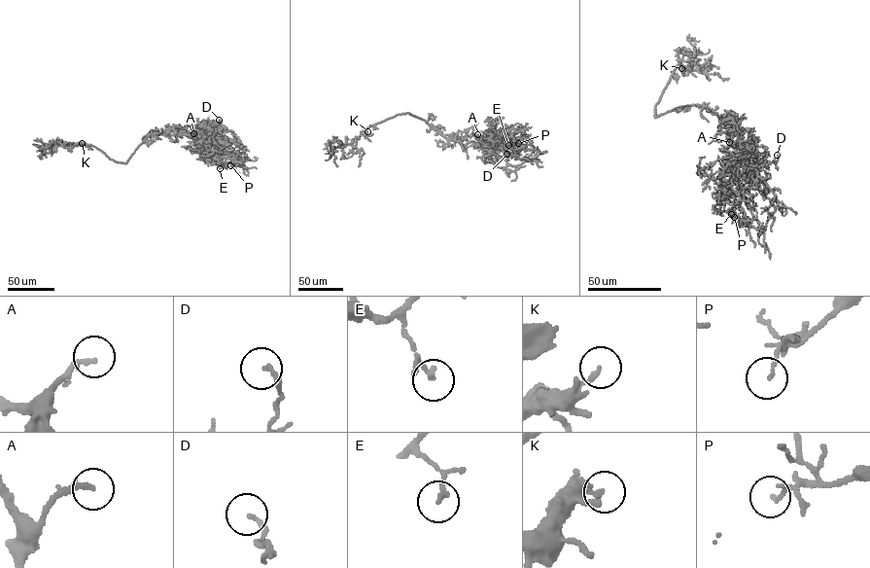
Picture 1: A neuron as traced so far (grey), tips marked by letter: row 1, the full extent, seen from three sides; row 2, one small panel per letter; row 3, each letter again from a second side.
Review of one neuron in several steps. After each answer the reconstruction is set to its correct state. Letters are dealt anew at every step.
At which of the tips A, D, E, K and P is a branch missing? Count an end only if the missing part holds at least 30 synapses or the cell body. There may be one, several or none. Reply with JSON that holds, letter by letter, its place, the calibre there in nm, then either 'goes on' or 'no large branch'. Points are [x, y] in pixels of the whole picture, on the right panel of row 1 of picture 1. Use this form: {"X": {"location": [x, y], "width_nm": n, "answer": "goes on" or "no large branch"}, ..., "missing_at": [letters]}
{"A": {"location": [729, 142], "width_nm": 170, "answer": "no large branch"}, "D": {"location": [777, 155], "width_nm": 190, "answer": "no large branch"}, "E": {"location": [731, 214], "width_nm": 170, "answer": "no large branch"}, "K": {"location": [681, 68], "width_nm": 180, "answer": "no large branch"}, "P": {"location": [734, 217], "width_nm": 100, "answer": "no large branch"}, "missing_at": []}

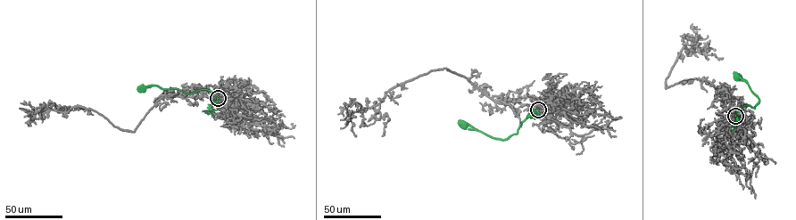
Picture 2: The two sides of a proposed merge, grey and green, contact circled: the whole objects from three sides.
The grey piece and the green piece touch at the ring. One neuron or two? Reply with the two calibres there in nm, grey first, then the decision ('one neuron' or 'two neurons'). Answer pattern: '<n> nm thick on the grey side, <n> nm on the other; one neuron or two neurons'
850 nm thick on the grey side, 500 nm on the other; one neuron

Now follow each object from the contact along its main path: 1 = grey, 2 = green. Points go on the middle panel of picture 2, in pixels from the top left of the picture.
1: (538, 110), (509, 93), (494, 101), (443, 68), (352, 112), (356, 136)
2: (538, 110), (522, 121), (516, 134), (502, 140), (491, 137), (463, 123)

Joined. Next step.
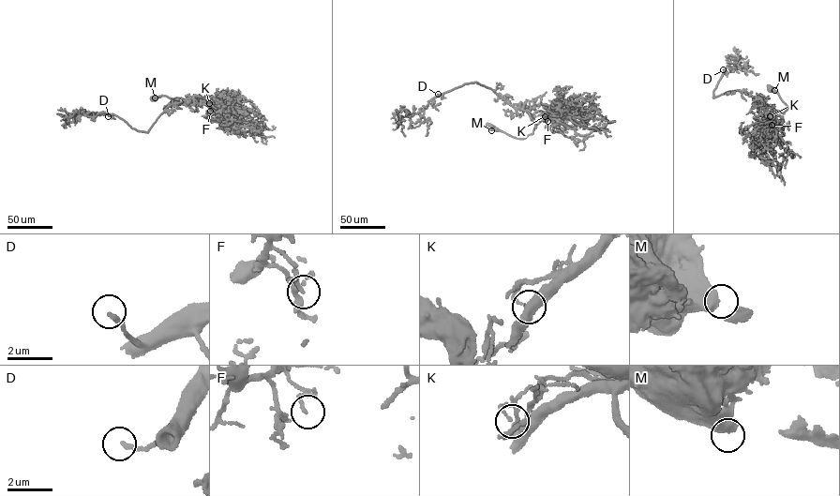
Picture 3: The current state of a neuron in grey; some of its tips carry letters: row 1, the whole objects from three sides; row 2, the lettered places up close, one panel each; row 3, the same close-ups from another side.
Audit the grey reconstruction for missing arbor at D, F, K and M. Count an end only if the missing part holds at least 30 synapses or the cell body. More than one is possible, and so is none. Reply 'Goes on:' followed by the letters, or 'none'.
Goes on: D

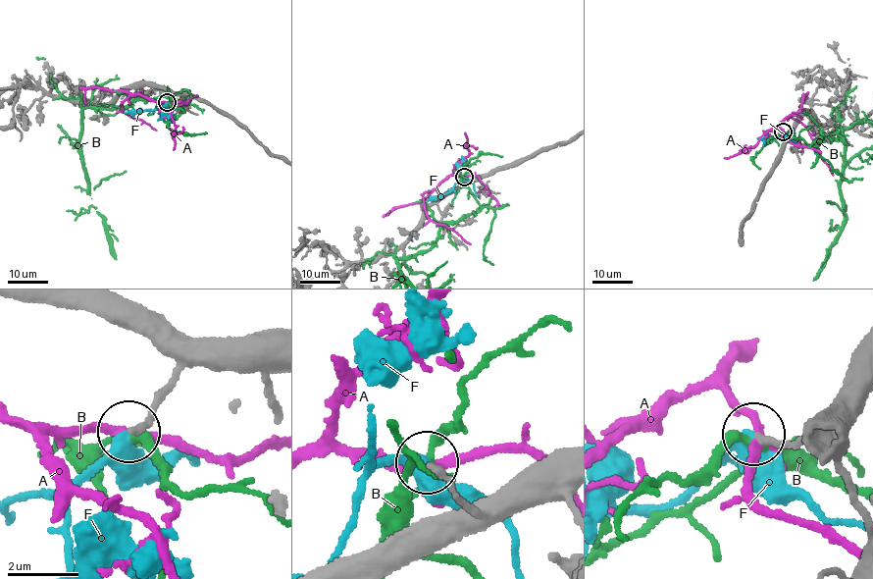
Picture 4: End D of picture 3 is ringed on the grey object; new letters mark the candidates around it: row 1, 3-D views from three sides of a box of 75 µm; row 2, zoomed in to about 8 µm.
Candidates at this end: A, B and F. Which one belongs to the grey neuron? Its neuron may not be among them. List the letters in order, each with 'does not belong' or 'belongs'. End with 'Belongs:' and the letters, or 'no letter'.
A: does not belong
B: does not belong
F: belongs
Belongs: F

